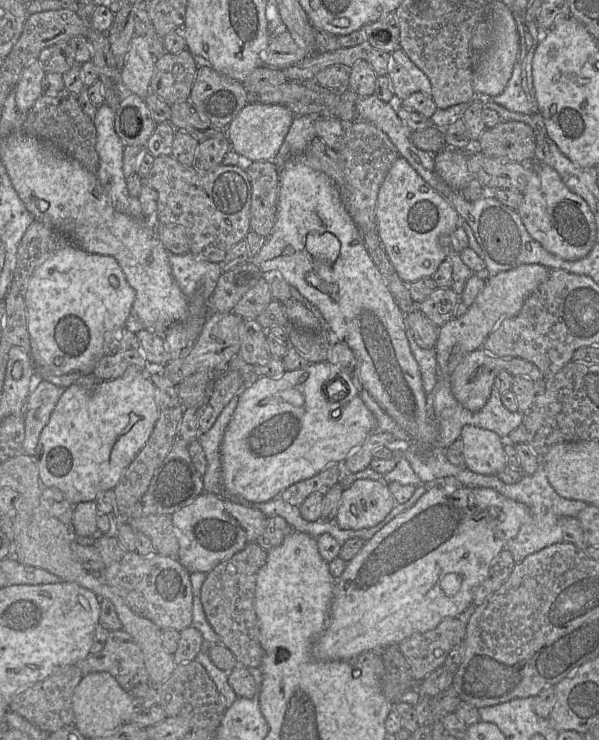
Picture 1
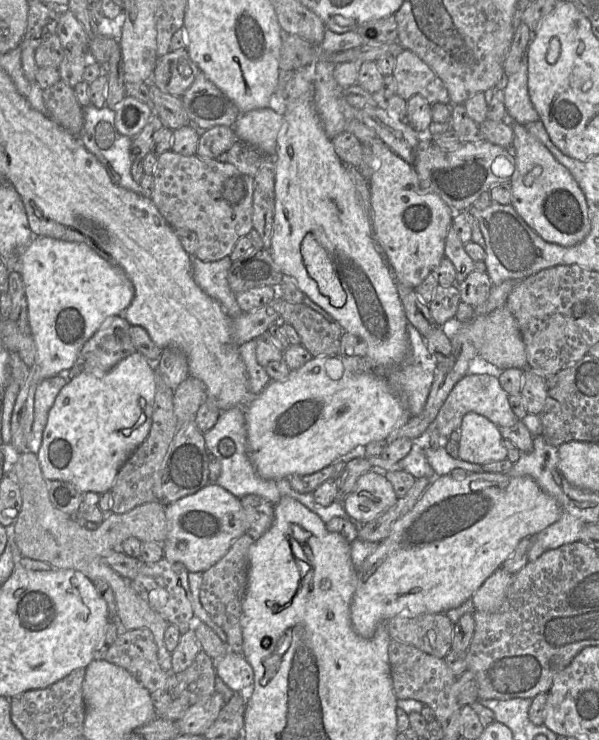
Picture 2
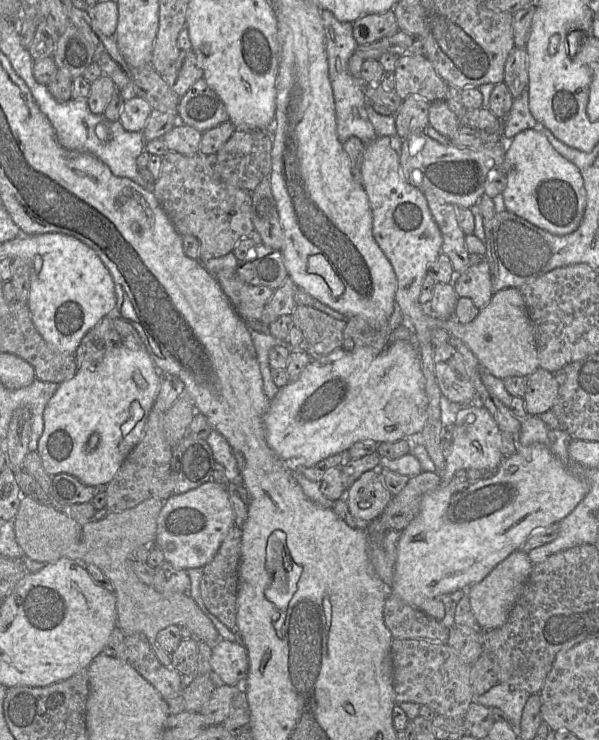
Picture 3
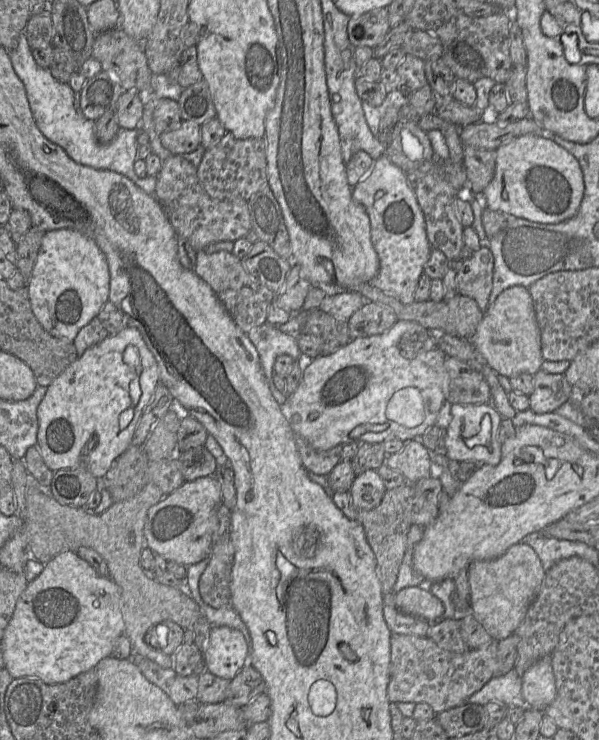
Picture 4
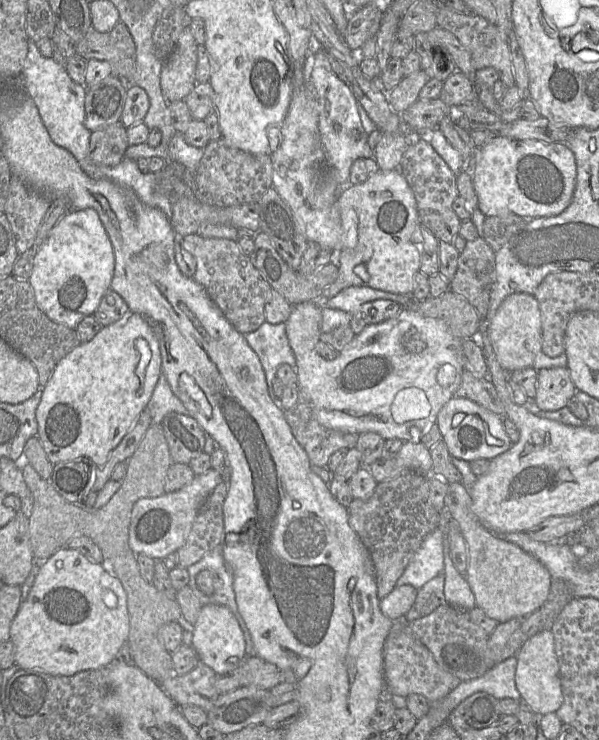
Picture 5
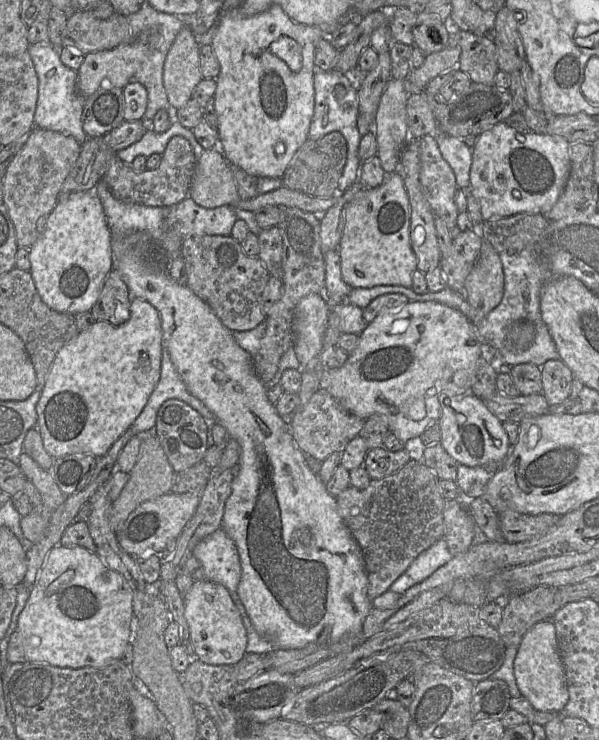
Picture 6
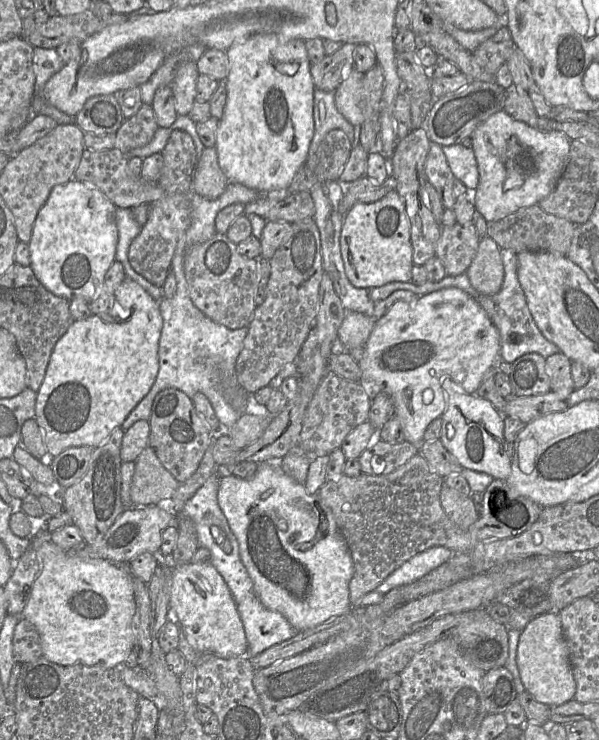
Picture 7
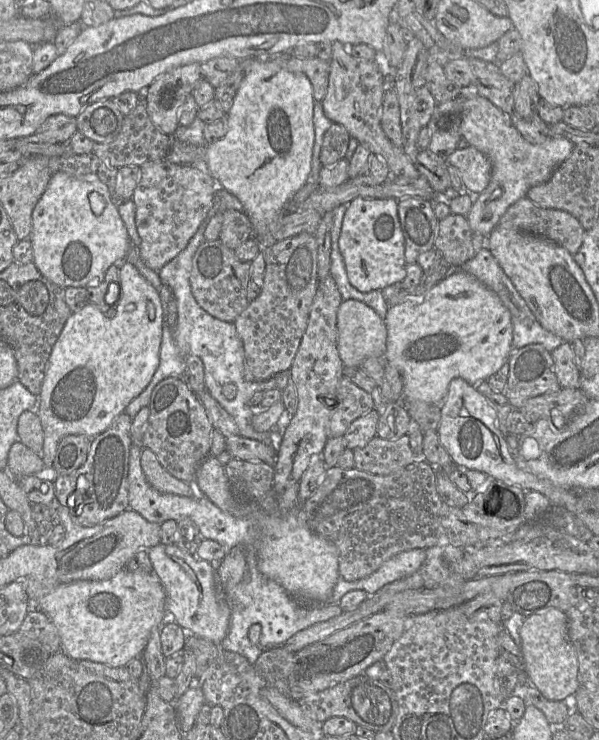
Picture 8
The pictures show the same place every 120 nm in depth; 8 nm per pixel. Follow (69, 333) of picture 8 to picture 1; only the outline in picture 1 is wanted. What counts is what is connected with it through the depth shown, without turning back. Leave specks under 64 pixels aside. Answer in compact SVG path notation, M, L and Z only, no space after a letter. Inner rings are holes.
M131 365L123 376L102 381L91 388L77 383L70 385L57 402L36 448L42 486L59 488L72 504L97 501L105 491L115 488L123 472L149 440L158 418L155 385L137 366Z

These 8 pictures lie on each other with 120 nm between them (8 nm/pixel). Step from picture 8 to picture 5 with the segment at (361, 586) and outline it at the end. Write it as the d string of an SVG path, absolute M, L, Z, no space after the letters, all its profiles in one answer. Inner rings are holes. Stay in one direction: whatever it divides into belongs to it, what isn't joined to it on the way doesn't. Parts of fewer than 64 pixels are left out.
M437 527L429 533L409 561L396 587L410 585L420 589L444 571L444 534Z

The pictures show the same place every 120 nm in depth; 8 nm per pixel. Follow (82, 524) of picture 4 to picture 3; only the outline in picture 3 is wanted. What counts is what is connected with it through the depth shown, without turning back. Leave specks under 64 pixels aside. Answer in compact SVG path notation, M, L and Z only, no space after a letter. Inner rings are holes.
M21 494L21 501L18 512L13 519L15 536L18 545L23 553L37 562L52 563L61 558L70 558L79 563L94 564L111 580L115 587L117 626L126 635L135 633L144 634L158 660L165 667L172 667L171 654L166 653L157 643L156 637L159 631L169 625L179 627L186 626L194 634L198 641L204 641L212 648L221 639L219 633L211 620L202 612L197 603L187 593L175 593L163 595L157 592L152 585L147 585L140 581L130 567L134 560L134 552L142 546L155 544L157 535L157 519L164 505L162 499L148 498L137 506L122 512L110 512L105 518L97 521L88 521L81 524L62 512L55 510L51 505L44 504L31 496Z

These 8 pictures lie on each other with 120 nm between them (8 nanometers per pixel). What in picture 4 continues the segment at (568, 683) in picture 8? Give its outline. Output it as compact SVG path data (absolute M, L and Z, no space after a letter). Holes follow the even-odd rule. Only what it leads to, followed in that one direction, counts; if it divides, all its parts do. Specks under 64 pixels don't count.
M552 656L538 660L522 675L522 694L527 707L544 711L556 697Z

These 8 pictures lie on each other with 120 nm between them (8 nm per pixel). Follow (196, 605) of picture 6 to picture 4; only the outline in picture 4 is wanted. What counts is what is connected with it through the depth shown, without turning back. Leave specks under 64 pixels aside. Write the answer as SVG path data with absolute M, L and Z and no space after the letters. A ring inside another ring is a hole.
M228 626L211 628L207 648L202 655L206 670L229 681L251 661L242 632Z

